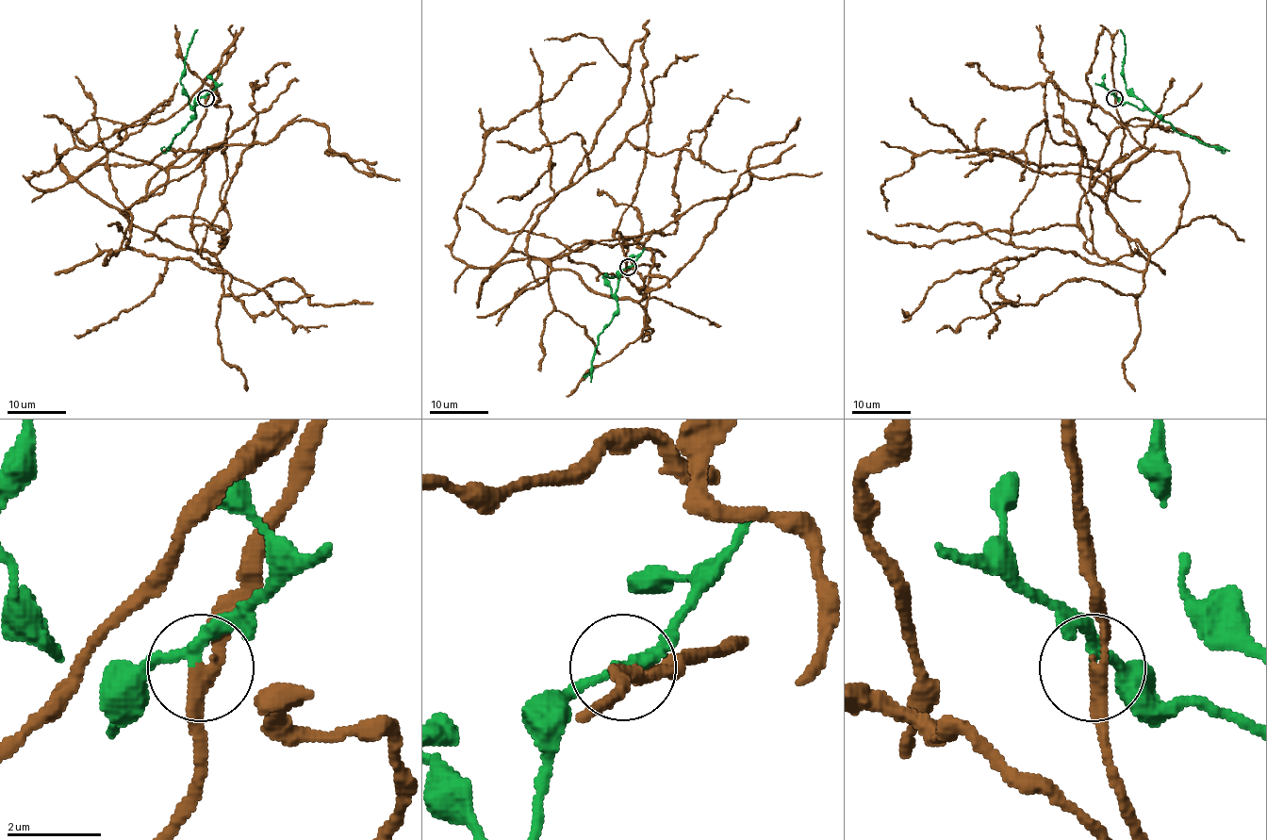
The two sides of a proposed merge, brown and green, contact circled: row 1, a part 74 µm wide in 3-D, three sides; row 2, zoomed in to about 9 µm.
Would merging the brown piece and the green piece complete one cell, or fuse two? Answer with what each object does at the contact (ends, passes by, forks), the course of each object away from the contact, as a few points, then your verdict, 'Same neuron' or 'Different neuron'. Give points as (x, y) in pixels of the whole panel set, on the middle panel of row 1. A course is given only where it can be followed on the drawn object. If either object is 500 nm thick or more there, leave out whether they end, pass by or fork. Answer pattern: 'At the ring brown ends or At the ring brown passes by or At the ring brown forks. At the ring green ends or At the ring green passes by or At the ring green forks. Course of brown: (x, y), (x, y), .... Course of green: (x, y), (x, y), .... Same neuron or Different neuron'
At the ring brown passes by. At the ring green passes by. Course of brown: (628, 267), (619, 277), (551, 260), (601, 294), (641, 300), (623, 246), (676, 230), (676, 164), (713, 117). Course of green: (628, 267), (619, 275), (617, 313), (599, 336), (590, 382). Different neuron

